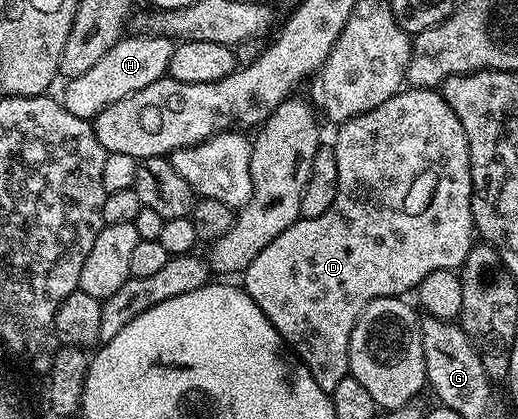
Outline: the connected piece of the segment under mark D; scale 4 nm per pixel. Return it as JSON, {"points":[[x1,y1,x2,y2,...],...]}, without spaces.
{"points":[[407,87,397,92,388,102,380,102,376,110,368,110,364,114,346,120,337,129,338,137,332,141,332,147,336,154,336,178,338,179,338,193,328,210,311,220,300,218,288,230,284,230,256,258,248,265,245,272,241,273,240,284,246,293,260,306,260,310,276,326,276,330,282,335,282,343,305,364,306,369,316,378,316,386,320,390,333,394,336,386,346,376,350,375,350,339,352,330,360,318,360,314,373,300,379,300,385,296,405,297,405,292,413,293,418,283,432,270,461,269,462,263,468,258,471,248,476,243,476,229,474,227,474,215,472,214,472,174,470,173,470,151,468,150,468,138,464,134,464,126,460,126,460,118,448,106,448,102,442,97,441,91,433,88]]}

